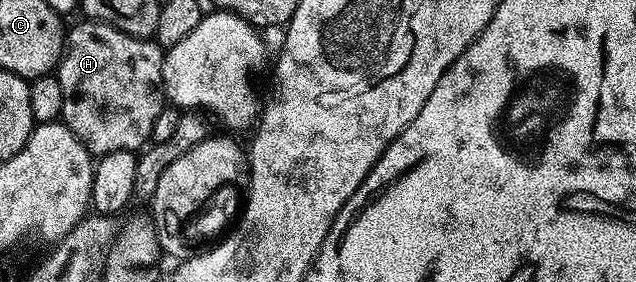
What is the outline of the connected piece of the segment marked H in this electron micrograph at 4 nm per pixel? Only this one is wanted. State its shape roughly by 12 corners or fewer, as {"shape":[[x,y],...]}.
{"shape":[[66,29],[62,123],[92,157],[138,153],[165,107],[164,49]]}

